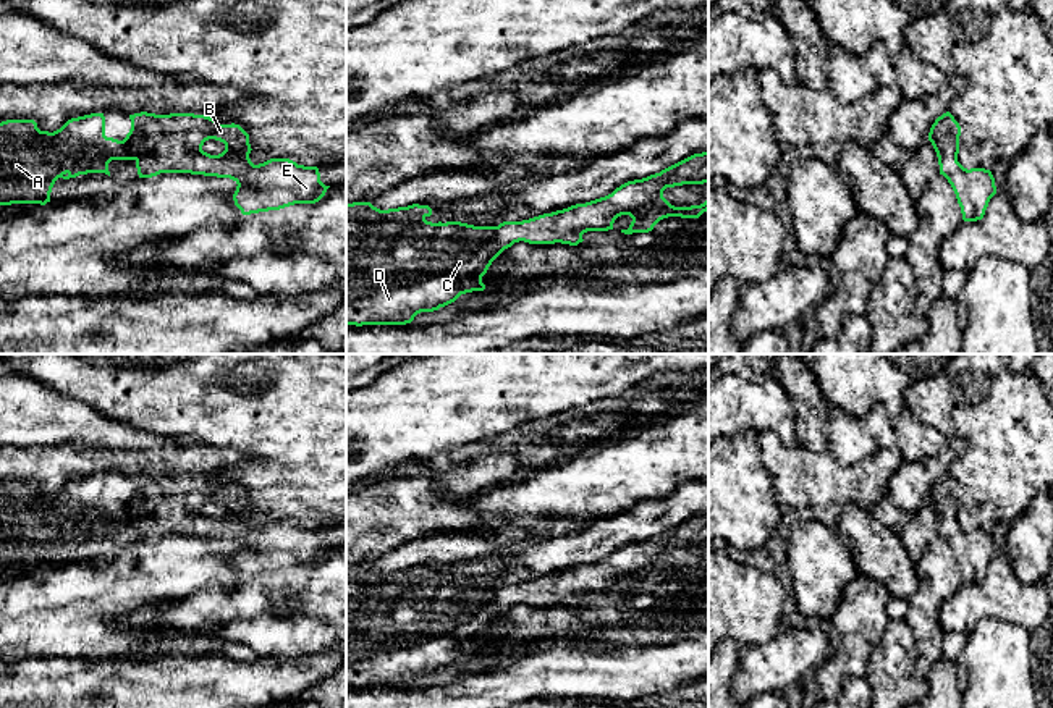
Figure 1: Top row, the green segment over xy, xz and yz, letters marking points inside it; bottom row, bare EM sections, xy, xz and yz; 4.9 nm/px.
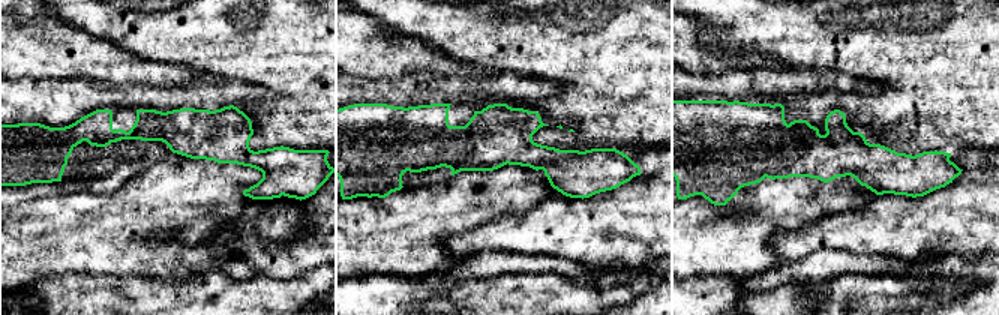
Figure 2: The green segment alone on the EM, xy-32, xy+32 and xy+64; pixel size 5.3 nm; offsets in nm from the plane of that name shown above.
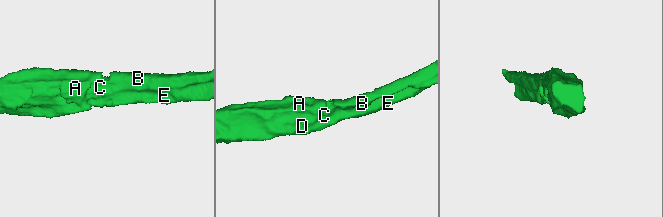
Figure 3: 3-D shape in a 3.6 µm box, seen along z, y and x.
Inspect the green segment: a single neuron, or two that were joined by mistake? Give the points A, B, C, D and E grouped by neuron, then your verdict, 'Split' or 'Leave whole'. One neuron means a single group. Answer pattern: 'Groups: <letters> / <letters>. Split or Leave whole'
Groups: A B C D E. Leave whole

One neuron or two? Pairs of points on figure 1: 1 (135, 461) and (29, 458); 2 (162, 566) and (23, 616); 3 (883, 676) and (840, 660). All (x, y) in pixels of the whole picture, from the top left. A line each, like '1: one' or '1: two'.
1: one
2: one
3: two

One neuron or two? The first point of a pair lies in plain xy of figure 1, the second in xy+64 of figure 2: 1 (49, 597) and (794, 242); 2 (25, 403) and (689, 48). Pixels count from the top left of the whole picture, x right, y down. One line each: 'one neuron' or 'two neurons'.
1: two neurons
2: one neuron

